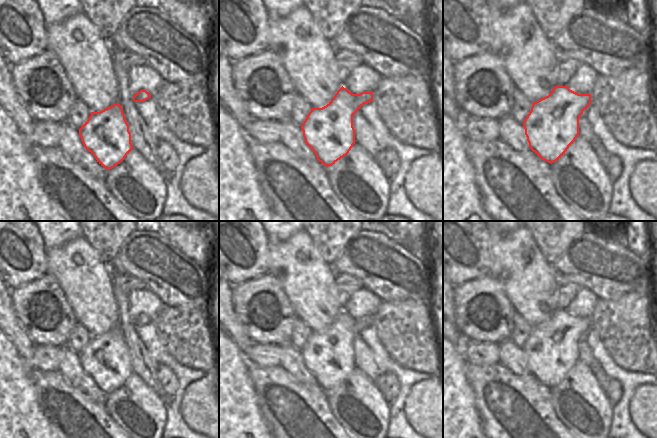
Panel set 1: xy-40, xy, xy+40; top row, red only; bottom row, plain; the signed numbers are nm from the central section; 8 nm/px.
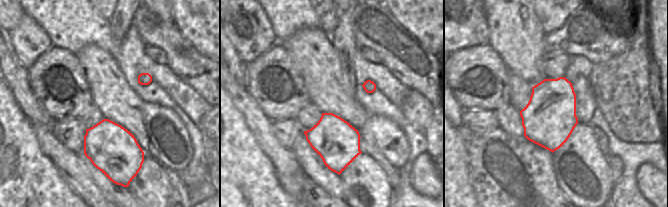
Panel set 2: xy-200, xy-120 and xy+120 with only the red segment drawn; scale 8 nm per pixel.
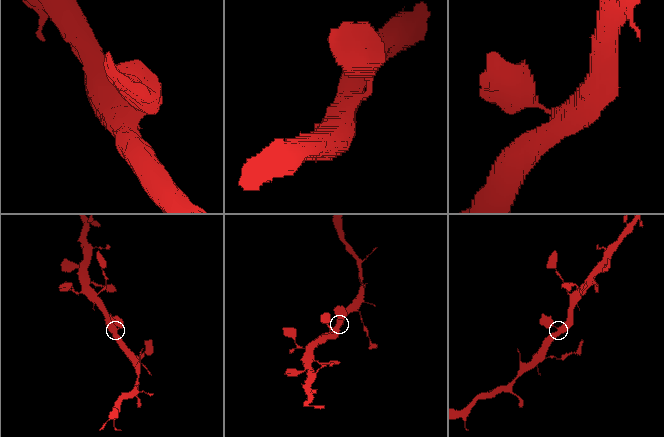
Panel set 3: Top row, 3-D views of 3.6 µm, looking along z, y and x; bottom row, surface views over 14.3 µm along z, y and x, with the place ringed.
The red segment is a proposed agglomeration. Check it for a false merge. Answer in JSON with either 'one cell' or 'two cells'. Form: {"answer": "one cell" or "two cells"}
{"answer": "one cell"}

